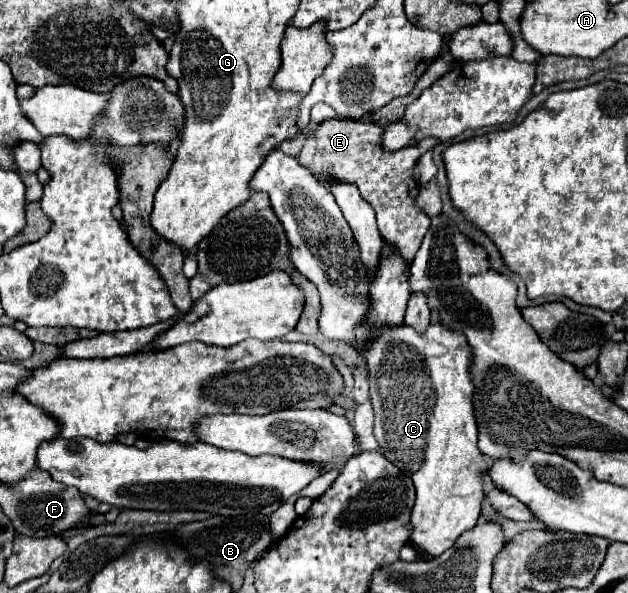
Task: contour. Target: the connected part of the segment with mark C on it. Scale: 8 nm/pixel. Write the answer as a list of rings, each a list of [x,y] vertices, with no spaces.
[[[431,324],[427,328],[425,334],[415,334],[415,330],[411,330],[409,326],[399,326],[399,330],[387,330],[387,334],[383,334],[383,338],[379,338],[379,342],[375,342],[375,346],[371,346],[371,350],[367,350],[367,354],[363,354],[363,358],[367,360],[367,368],[369,368],[369,392],[371,392],[371,402],[373,402],[373,410],[375,410],[375,438],[379,442],[379,450],[385,454],[385,458],[389,462],[393,462],[395,466],[399,466],[399,470],[407,472],[417,488],[417,500],[415,506],[411,510],[411,538],[409,542],[419,548],[425,556],[435,558],[441,556],[445,550],[449,550],[463,532],[471,530],[477,520],[479,520],[479,512],[481,512],[481,502],[483,502],[483,474],[489,468],[489,464],[485,462],[483,454],[477,448],[477,424],[475,424],[475,416],[473,416],[473,406],[471,406],[471,394],[475,392],[475,386],[471,382],[471,374],[469,374],[469,360],[471,360],[471,348],[467,346],[467,338],[463,338],[461,334],[451,334],[451,330],[447,330],[445,326]]]

